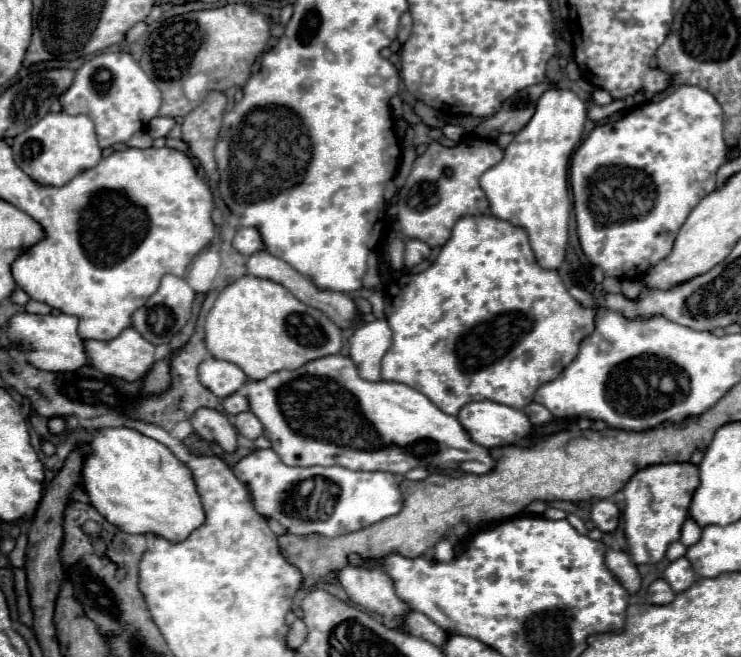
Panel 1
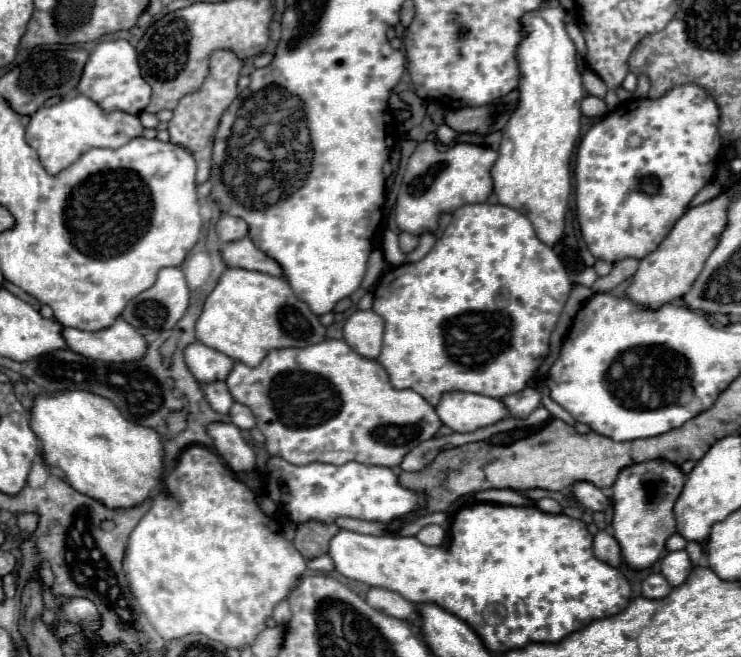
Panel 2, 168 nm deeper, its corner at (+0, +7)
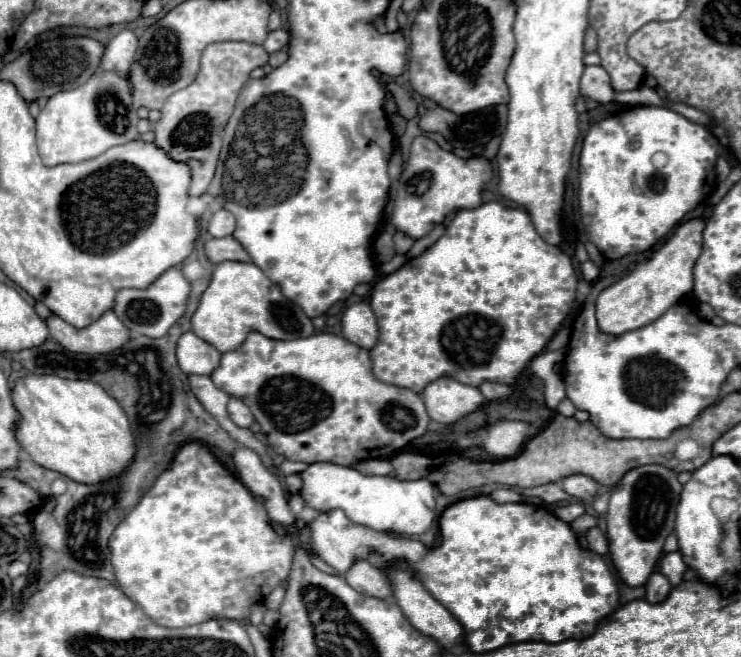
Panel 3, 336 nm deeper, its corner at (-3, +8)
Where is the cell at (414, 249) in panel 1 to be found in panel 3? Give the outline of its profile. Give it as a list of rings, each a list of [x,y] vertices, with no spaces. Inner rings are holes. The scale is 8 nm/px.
[[[395,233],[393,235],[393,243],[395,243],[395,251],[397,253],[407,253],[411,249],[411,245],[413,245],[413,239],[407,237],[405,233]]]

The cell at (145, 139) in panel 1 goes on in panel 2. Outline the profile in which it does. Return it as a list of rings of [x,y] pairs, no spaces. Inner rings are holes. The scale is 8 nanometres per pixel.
[[[84,96],[62,100],[50,108],[40,108],[26,126],[26,142],[38,152],[38,158],[48,174],[62,172],[90,148],[120,148],[142,134],[144,126],[138,116],[124,112],[104,114],[90,98]]]

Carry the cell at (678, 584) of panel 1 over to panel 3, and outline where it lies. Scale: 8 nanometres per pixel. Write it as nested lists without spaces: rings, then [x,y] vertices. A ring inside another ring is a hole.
[[[665,553],[661,557],[661,563],[659,563],[659,571],[669,579],[669,583],[675,587],[681,583],[683,579],[683,573],[685,573],[685,563],[683,563],[683,557],[681,553]]]

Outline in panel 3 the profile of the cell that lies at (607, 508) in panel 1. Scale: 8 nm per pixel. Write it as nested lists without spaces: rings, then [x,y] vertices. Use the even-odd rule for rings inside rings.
[[[569,475],[561,479],[563,491],[567,491],[571,497],[577,497],[581,501],[593,501],[597,495],[597,483],[587,475]]]

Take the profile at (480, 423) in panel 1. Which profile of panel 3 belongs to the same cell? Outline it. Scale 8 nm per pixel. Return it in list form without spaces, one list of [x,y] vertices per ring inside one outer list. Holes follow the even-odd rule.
[[[439,377],[423,389],[423,403],[433,421],[451,425],[463,415],[475,411],[485,403],[477,387],[455,381],[453,377]]]

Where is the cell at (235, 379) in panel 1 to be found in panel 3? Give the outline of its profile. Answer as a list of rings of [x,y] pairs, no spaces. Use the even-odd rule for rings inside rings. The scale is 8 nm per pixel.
[[[187,331],[177,341],[177,365],[187,375],[211,375],[211,369],[219,365],[221,353],[199,339],[195,333]]]

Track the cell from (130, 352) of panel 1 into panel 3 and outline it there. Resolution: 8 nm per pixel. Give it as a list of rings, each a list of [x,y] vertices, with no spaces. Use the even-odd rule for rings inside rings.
[[[105,311],[97,321],[83,329],[69,325],[57,315],[49,315],[45,323],[49,327],[51,339],[55,339],[71,353],[111,353],[119,349],[123,341],[129,341],[129,329],[111,311]]]

